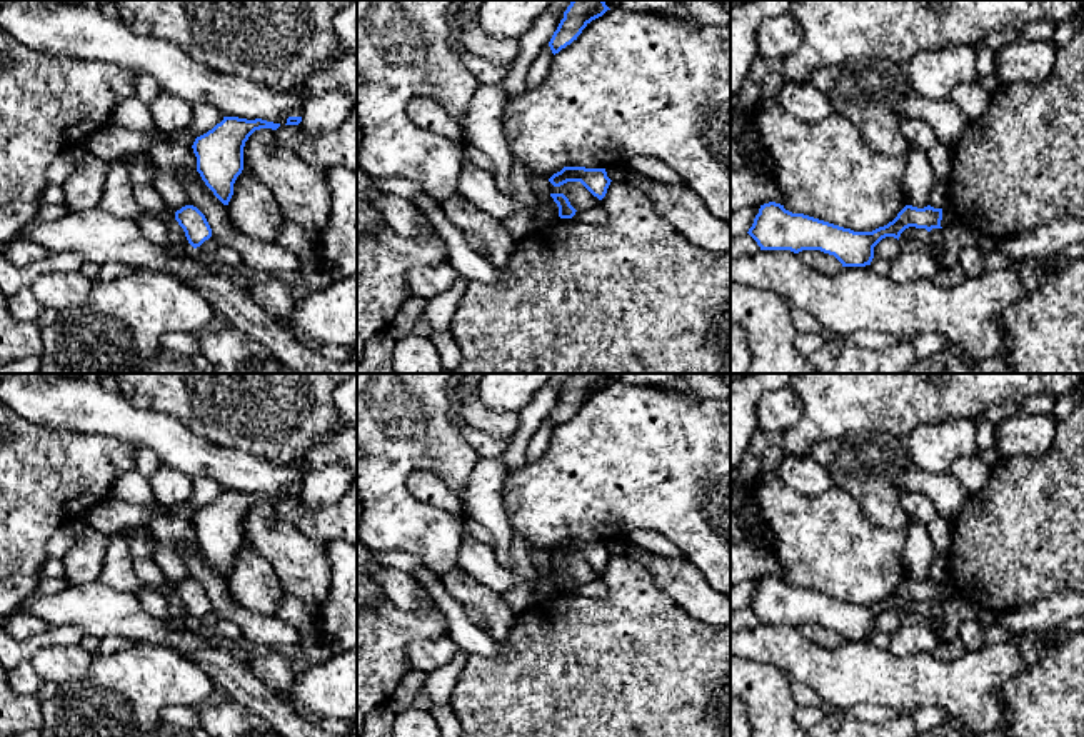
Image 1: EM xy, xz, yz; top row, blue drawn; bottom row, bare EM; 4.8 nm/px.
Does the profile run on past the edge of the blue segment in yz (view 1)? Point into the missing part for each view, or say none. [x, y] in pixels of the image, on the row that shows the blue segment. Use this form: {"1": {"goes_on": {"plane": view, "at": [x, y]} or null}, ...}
{"1": {"goes_on": null}}

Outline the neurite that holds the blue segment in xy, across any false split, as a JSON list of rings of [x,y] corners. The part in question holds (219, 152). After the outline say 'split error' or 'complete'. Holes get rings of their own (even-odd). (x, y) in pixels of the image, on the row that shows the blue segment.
[[[223,117],[212,130],[195,138],[192,148],[197,172],[223,205],[228,205],[233,183],[243,170],[243,147],[248,137],[255,130],[279,127],[280,123],[262,118]]]; complete

